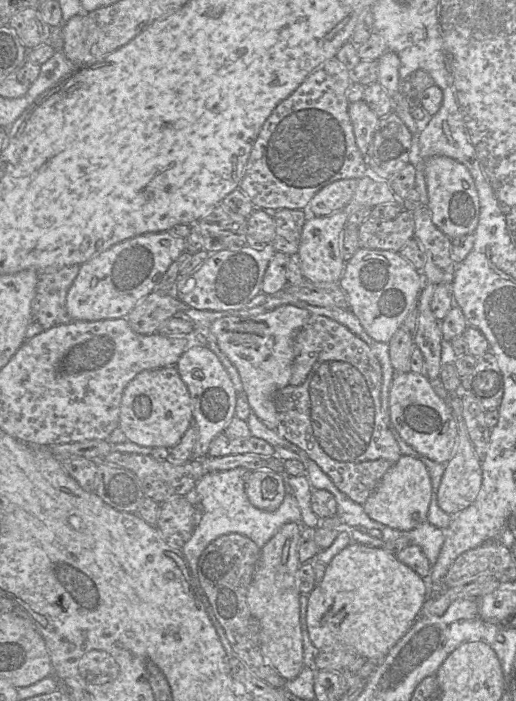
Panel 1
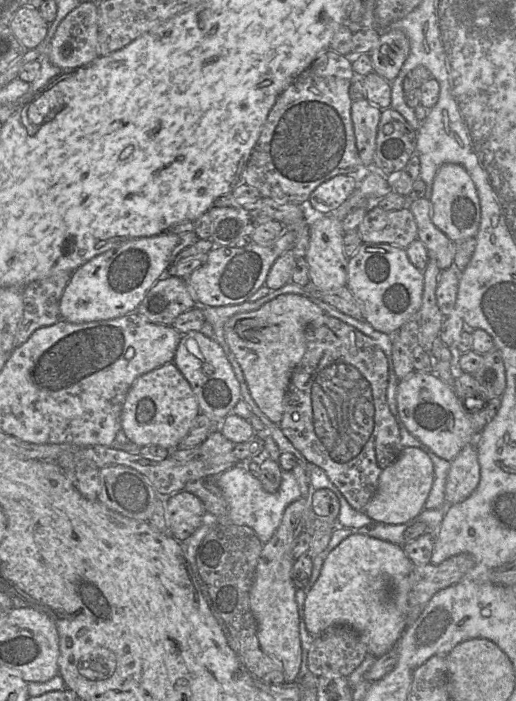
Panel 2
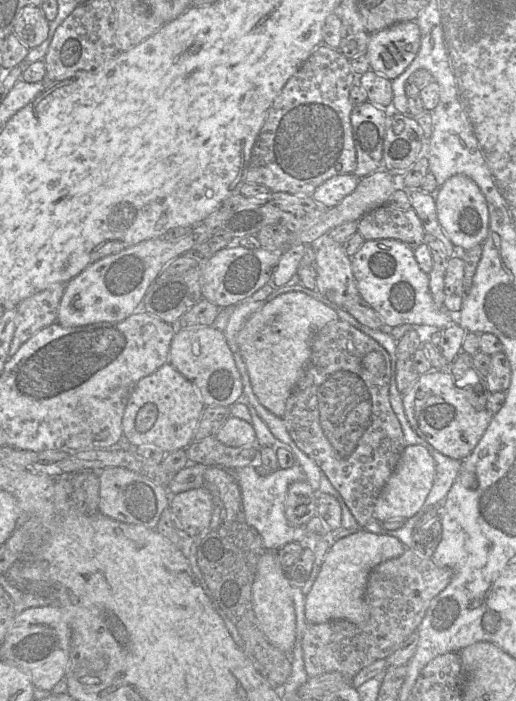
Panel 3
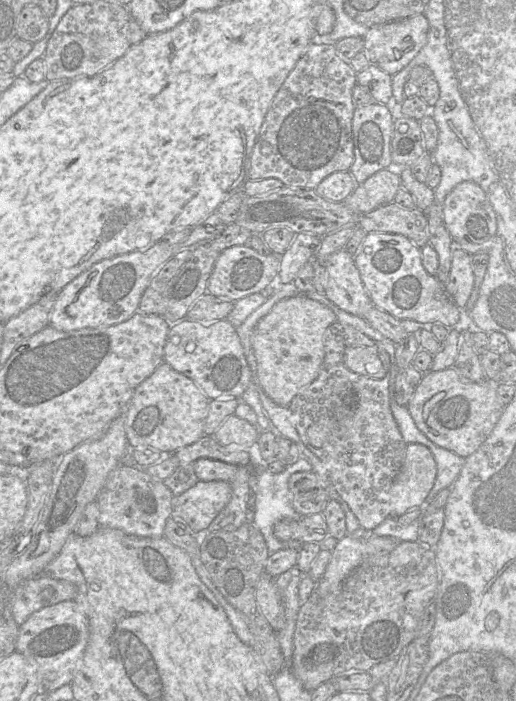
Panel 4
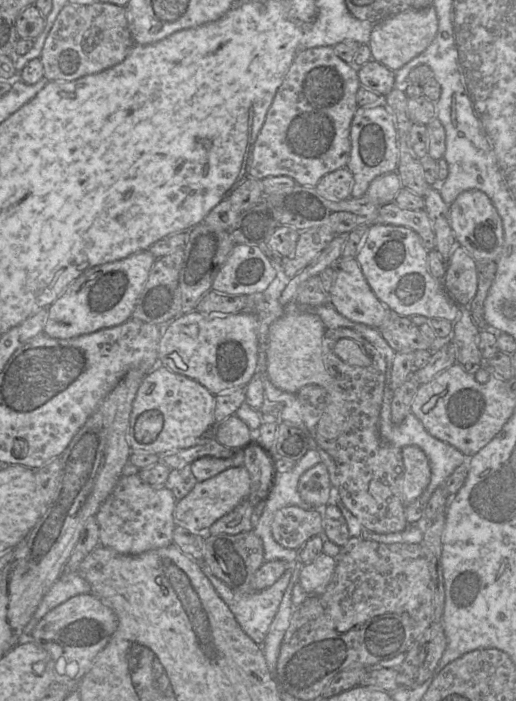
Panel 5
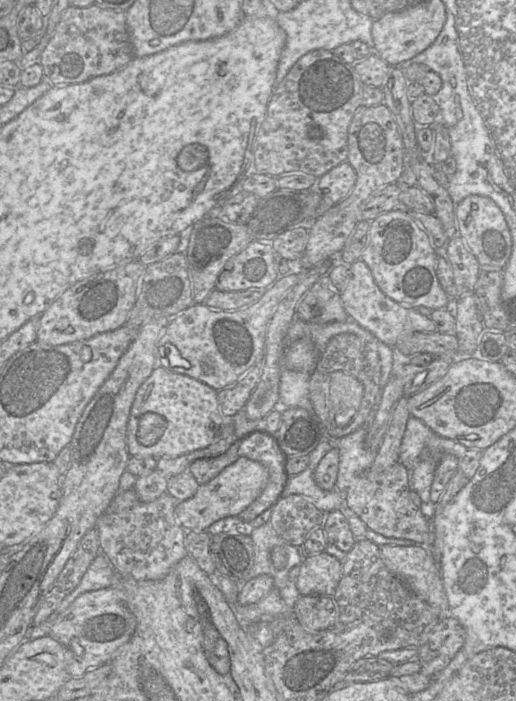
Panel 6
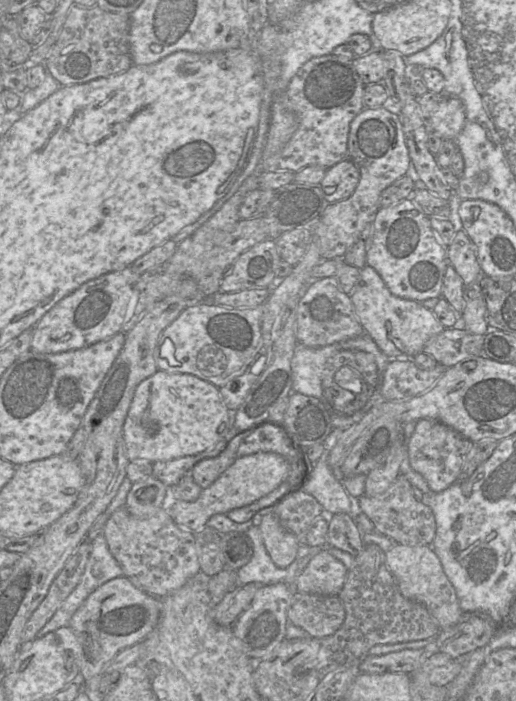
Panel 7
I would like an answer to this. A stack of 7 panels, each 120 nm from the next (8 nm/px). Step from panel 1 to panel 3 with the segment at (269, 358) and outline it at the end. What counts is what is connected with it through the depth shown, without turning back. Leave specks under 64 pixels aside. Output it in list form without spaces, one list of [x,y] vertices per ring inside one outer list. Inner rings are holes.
[[[287,292],[268,302],[245,322],[237,337],[238,346],[253,392],[260,403],[271,413],[281,418],[284,416],[286,401],[303,375],[310,358],[313,337],[326,324],[338,319],[335,310],[310,295],[302,292]]]

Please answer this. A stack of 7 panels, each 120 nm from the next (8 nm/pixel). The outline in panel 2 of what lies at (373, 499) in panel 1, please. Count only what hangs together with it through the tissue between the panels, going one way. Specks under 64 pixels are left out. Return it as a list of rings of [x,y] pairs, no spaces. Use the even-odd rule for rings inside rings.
[[[405,447],[396,461],[381,473],[376,492],[364,512],[374,522],[404,524],[424,509],[433,481],[434,467],[428,454],[420,448]]]

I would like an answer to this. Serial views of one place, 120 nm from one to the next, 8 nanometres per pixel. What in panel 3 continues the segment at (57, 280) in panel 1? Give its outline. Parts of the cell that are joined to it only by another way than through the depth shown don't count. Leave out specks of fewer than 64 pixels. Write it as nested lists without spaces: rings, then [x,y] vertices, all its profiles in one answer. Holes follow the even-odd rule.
[[[65,284],[52,285],[22,300],[16,307],[16,324],[9,349],[13,356],[39,330],[57,321],[57,311]]]

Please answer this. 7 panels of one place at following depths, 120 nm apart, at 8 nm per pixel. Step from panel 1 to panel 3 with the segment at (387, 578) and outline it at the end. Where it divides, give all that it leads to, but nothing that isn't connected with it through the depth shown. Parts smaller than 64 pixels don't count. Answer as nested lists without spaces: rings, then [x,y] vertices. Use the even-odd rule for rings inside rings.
[[[363,529],[331,544],[318,576],[305,596],[307,623],[322,624],[336,619],[345,619],[352,623],[367,622],[369,609],[365,602],[365,589],[369,573],[378,564],[401,556],[405,549],[393,536],[375,534]]]

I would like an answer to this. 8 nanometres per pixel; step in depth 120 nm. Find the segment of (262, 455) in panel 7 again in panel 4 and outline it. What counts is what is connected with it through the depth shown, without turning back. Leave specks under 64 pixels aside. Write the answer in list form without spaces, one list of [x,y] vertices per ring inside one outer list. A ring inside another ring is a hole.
[[[198,481],[179,496],[173,497],[172,516],[189,533],[207,529],[225,508],[232,488],[225,481]]]

